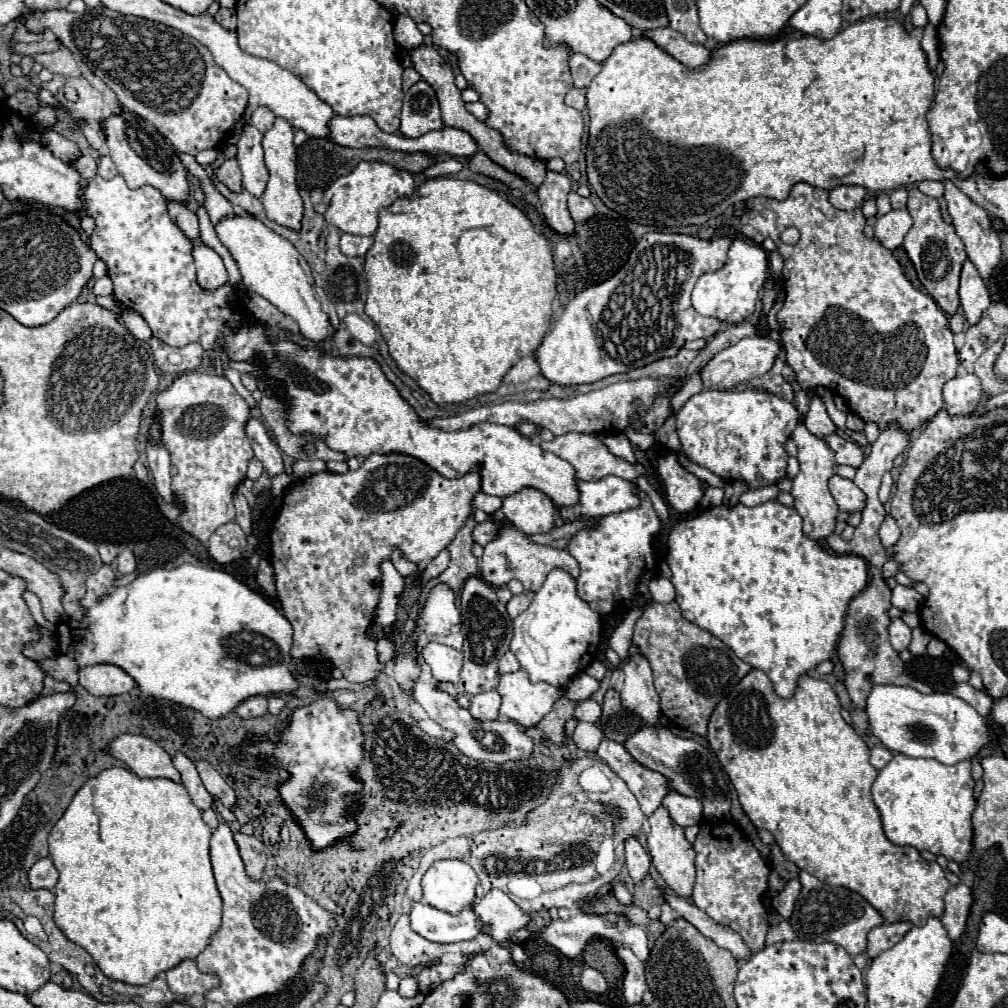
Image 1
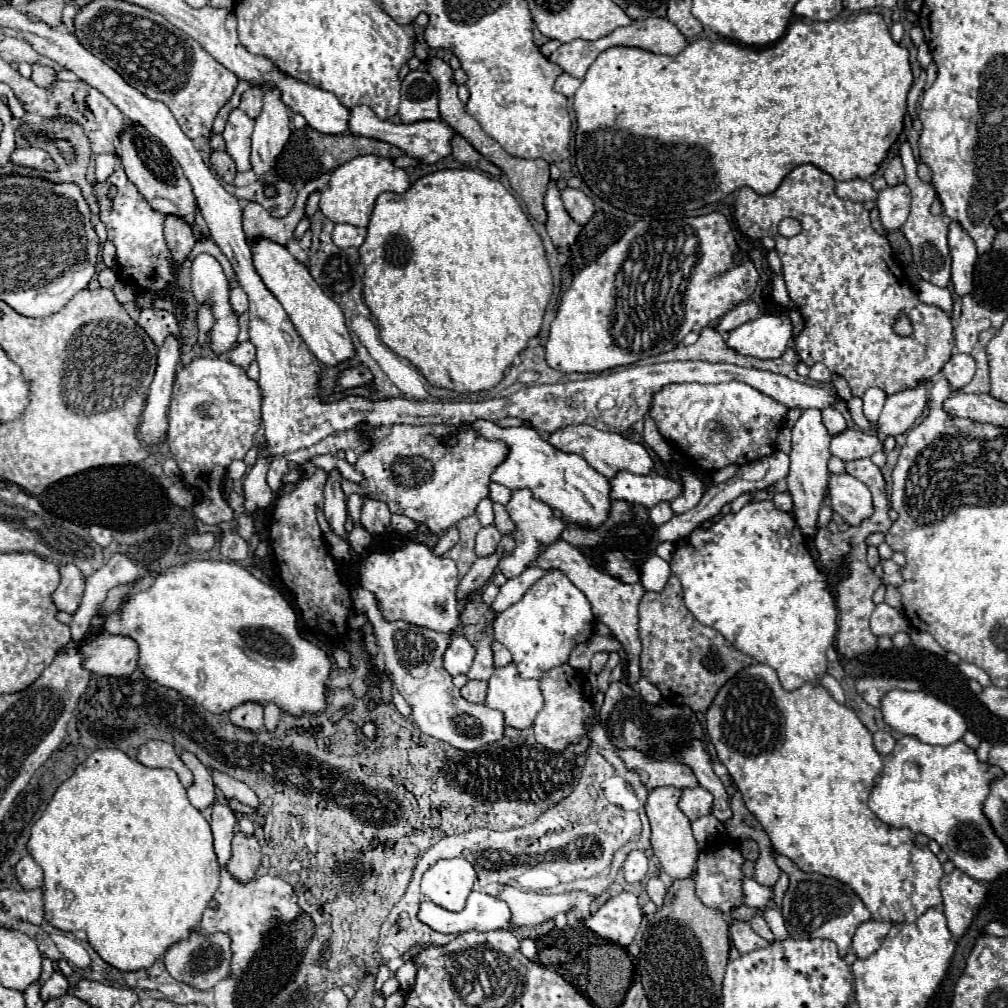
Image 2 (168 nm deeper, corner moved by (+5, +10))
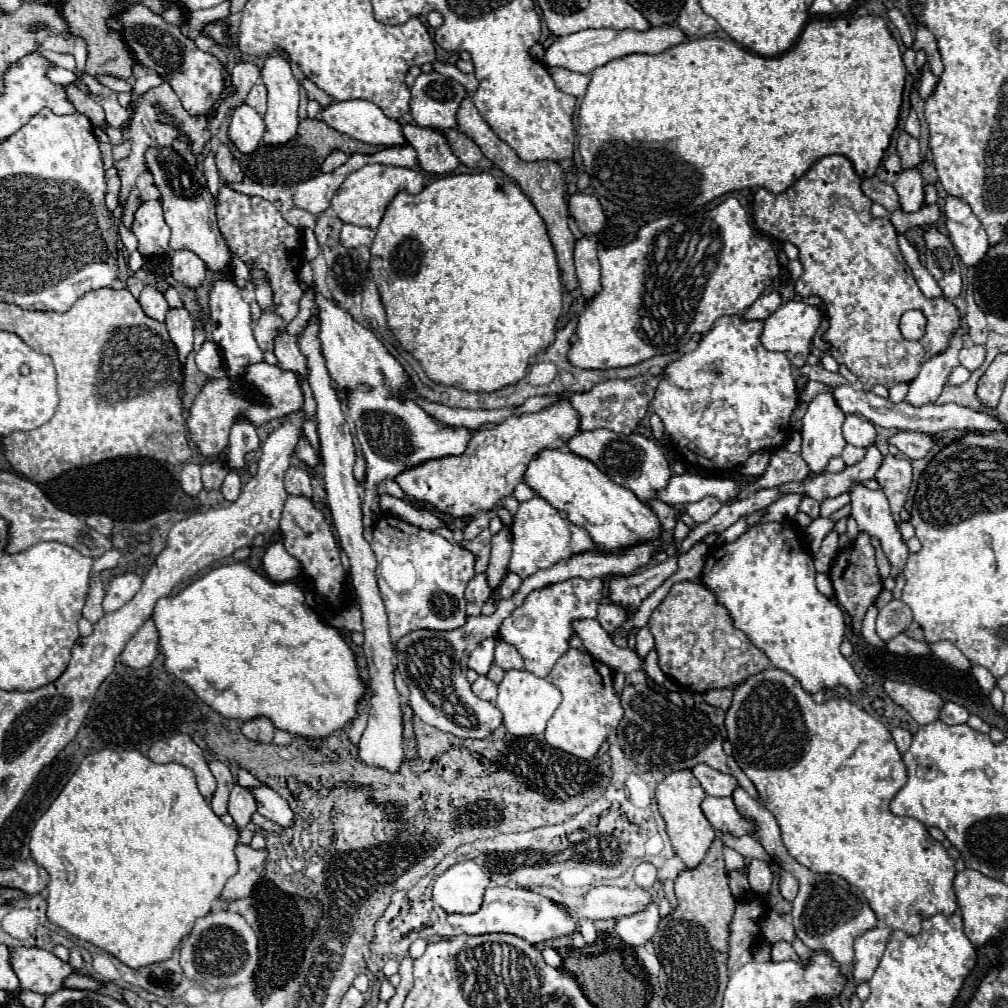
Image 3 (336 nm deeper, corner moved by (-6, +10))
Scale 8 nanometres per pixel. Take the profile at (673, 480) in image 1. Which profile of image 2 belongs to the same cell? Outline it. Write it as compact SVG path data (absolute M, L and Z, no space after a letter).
M682 472L680 482L684 484L684 492L682 492L682 496L678 496L674 502L670 502L670 506L672 506L672 510L674 510L676 514L684 514L684 512L692 510L692 508L700 502L700 498L702 498L702 494L704 494L702 482L700 482L694 474Z

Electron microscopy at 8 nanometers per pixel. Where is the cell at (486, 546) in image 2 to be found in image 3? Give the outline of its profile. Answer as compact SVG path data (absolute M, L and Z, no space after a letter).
M503 526L491 538L491 558L489 558L489 568L487 568L487 580L493 590L501 584L503 576L507 574L509 556L511 556L511 530L509 526Z

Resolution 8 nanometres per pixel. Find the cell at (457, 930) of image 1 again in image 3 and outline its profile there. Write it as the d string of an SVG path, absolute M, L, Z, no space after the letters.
M487 888L483 904L475 914L447 914L447 922L463 934L491 934L491 932L509 932L531 944L545 942L557 936L571 934L577 930L577 922L569 918L567 912L551 904L549 898L537 894L535 890L511 890L511 888Z

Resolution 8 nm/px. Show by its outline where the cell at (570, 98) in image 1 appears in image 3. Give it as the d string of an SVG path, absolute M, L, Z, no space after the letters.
M549 68L557 88L565 94L571 94L571 96L583 96L589 82L591 82L591 76L589 74L579 74L579 72L571 72L567 68Z

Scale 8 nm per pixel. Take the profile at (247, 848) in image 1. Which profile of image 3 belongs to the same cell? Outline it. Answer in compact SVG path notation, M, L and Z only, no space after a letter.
M237 844L235 856L239 862L239 870L227 880L221 900L237 900L249 896L253 888L261 882L261 872L265 870L267 850L255 850L247 844Z

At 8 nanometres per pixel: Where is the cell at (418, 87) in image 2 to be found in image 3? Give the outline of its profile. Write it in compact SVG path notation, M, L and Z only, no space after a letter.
M419 74L411 86L411 116L423 128L453 128L459 102L465 96L467 90L443 74Z

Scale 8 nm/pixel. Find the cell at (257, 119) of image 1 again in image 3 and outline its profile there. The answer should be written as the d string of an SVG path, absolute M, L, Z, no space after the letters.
M257 82L251 88L245 104L249 104L251 108L255 108L259 114L265 114L265 110L267 110L267 88L265 88L263 82Z

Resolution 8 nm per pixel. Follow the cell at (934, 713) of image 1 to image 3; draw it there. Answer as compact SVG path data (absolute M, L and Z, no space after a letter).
M945 702L939 710L939 720L945 722L945 724L965 724L969 720L969 714L967 710L963 710L963 706L955 704L955 702Z

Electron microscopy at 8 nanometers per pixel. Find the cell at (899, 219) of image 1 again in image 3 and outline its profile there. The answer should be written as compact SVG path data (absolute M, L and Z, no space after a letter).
M917 168L903 170L893 188L899 194L899 206L903 212L911 214L923 206L923 176Z

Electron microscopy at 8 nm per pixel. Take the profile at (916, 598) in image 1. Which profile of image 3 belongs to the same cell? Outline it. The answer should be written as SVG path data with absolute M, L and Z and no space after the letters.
M855 484L849 490L851 518L857 520L859 530L881 540L881 548L893 568L903 570L909 550L901 540L899 528L889 512L887 496L881 490L871 490L863 484Z

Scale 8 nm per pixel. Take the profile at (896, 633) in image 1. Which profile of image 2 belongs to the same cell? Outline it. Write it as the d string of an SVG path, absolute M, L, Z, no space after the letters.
M882 602L872 612L870 630L874 636L894 636L896 632L908 632L910 624L900 610Z

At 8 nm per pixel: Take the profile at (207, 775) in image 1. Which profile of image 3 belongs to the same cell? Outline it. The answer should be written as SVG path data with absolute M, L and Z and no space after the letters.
M269 786L251 788L253 798L257 800L257 812L265 818L271 818L279 826L289 826L293 822L293 812L287 806L287 800L283 800L279 794L275 794Z

